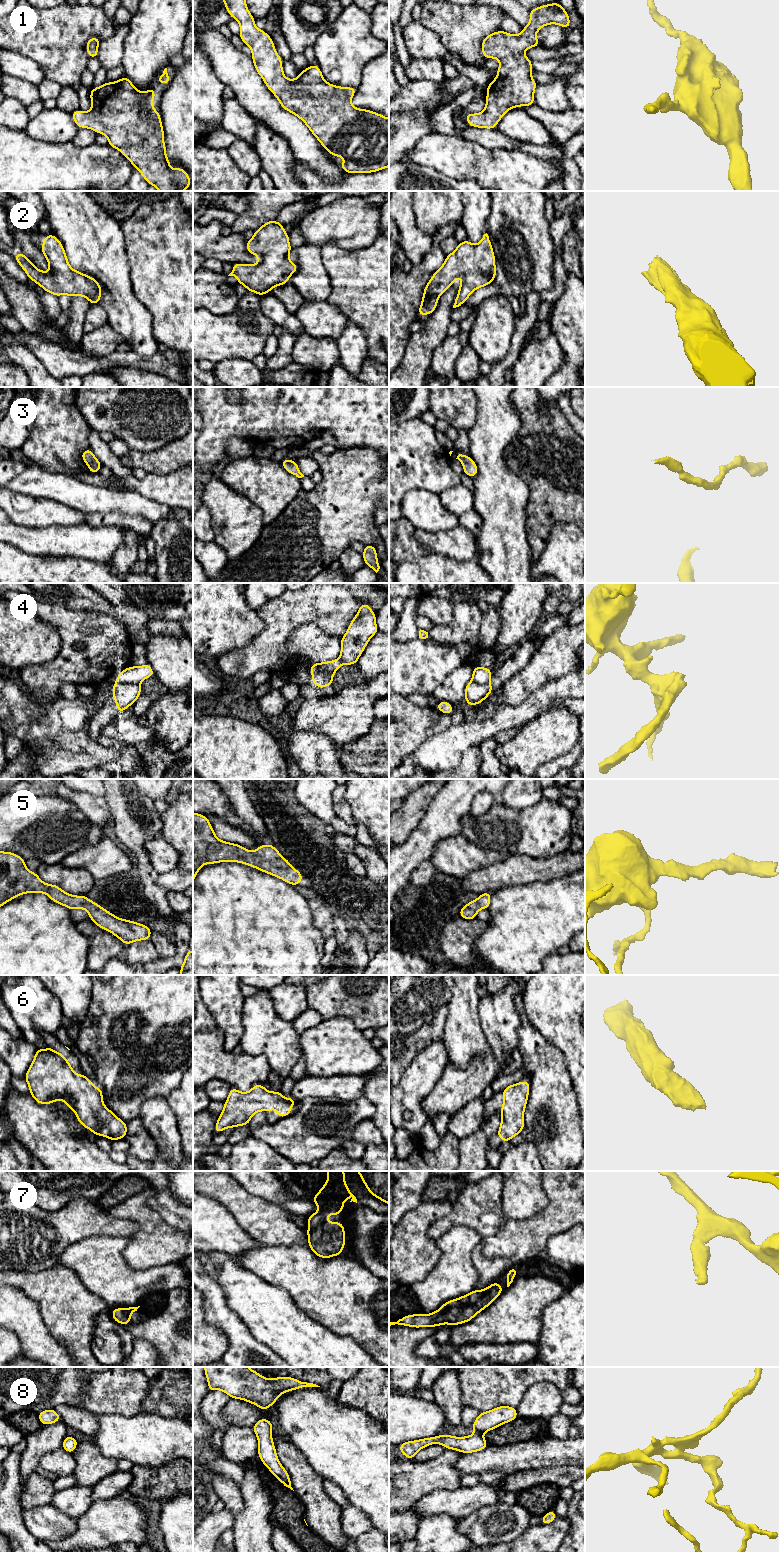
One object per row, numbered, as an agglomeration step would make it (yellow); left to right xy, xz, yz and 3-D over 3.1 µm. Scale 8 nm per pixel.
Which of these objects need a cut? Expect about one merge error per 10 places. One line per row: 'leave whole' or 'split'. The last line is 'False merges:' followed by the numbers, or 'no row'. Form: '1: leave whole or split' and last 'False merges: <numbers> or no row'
1: leave whole
2: leave whole
3: leave whole
4: split
5: leave whole
6: leave whole
7: leave whole
8: leave whole
False merges: 4

